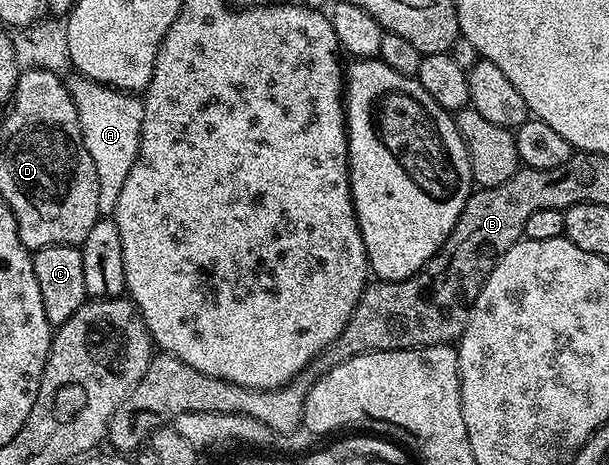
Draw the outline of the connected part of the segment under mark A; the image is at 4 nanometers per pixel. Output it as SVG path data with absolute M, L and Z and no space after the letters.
M82 77L70 80L69 86L77 109L79 128L85 141L85 149L89 149L89 157L93 157L95 168L99 174L100 212L114 212L117 197L121 197L121 185L125 185L125 177L129 177L129 169L133 169L133 161L139 152L141 125L143 124L143 100L138 94L129 91L116 91L113 87L107 87L103 83L92 83L90 79Z

